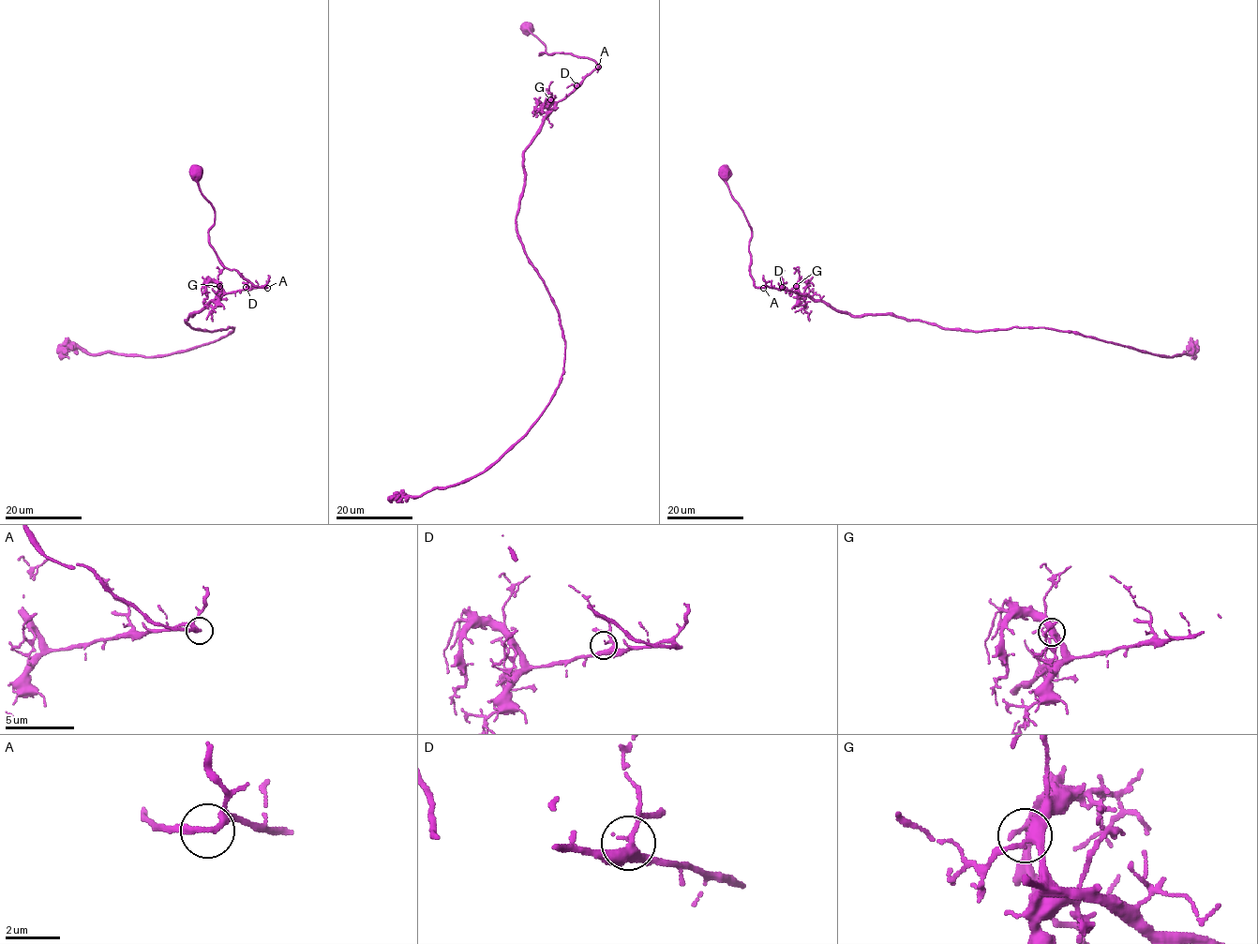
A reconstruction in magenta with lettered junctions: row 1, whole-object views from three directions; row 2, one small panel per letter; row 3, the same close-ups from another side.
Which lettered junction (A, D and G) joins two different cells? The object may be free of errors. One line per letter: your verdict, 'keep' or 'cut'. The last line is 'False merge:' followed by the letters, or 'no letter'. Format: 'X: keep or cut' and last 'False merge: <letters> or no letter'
A: keep
D: keep
G: keep
False merge: no letter

